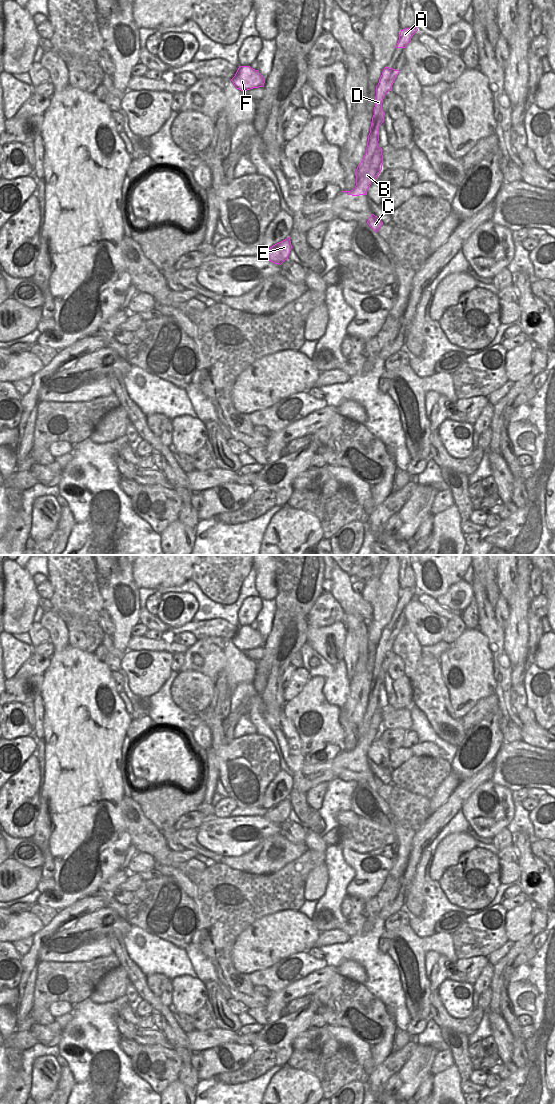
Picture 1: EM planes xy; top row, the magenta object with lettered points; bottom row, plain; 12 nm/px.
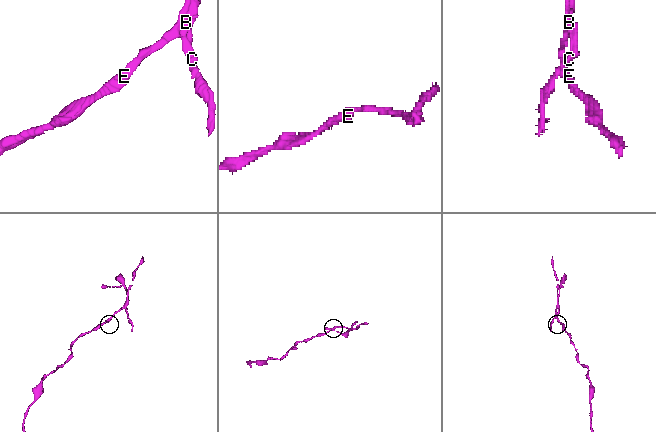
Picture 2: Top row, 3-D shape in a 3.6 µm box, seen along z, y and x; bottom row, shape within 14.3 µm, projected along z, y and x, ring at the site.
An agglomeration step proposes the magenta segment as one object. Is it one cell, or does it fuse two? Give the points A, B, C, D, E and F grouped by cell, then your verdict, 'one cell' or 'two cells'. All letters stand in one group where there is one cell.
A B D E / C F | two cells

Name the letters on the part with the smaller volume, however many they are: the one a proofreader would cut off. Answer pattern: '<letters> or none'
C, F

